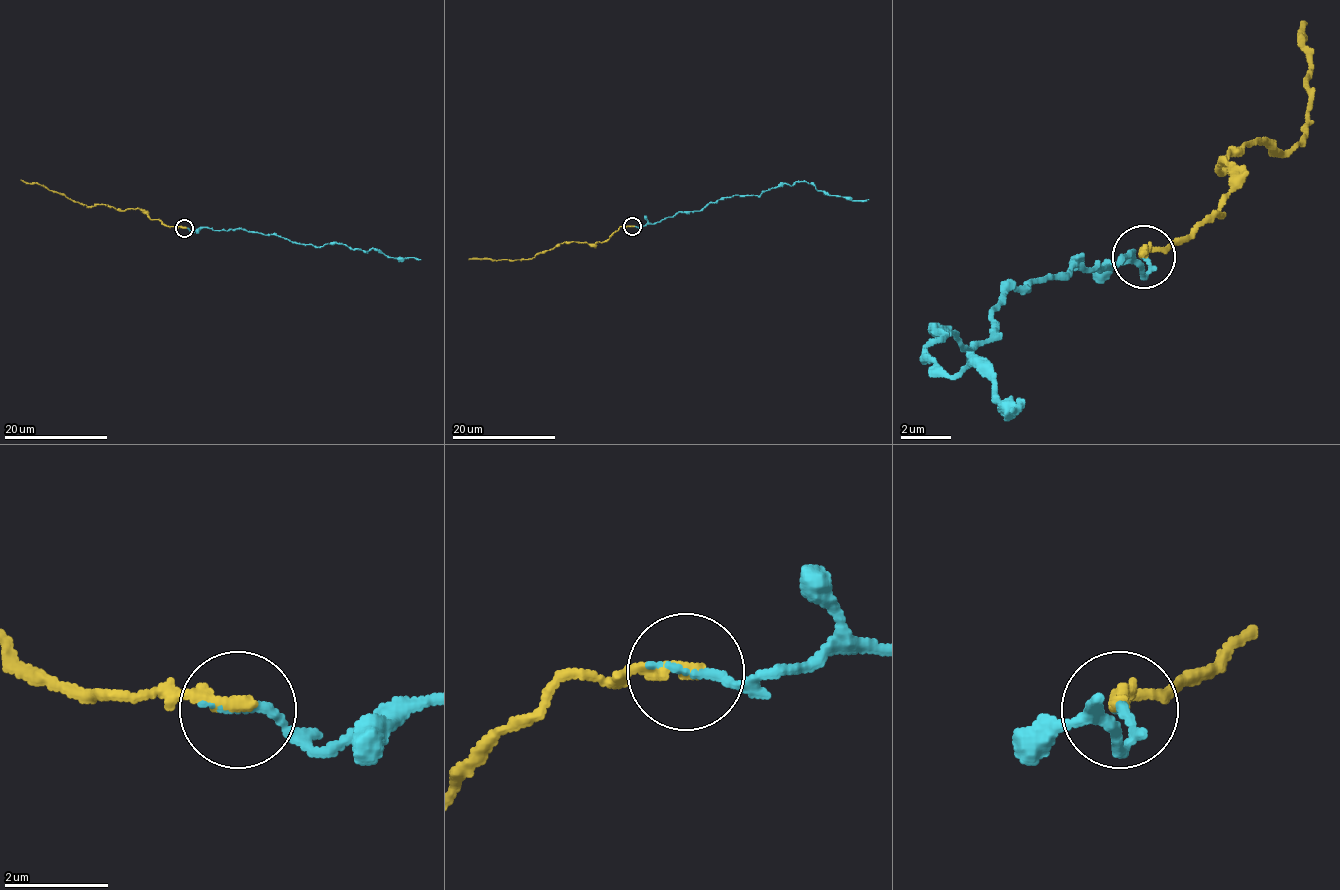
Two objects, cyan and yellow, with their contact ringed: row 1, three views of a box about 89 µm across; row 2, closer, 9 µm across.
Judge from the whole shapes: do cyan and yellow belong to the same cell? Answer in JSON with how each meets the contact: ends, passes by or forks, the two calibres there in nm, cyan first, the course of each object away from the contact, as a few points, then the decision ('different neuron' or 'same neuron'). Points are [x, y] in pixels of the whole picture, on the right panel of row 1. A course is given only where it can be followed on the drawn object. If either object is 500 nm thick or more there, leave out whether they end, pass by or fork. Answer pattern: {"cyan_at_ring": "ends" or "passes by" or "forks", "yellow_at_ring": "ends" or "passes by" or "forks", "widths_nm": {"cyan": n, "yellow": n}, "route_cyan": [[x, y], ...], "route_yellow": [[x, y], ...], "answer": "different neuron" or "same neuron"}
{"cyan_at_ring": "ends", "yellow_at_ring": "ends", "widths_nm": {"cyan": 160, "yellow": 260}, "route_cyan": [[1145, 258], [1013, 290], [975, 346], [937, 328], [924, 359], [968, 359], [1013, 409]], "route_yellow": [[1139, 258], [1183, 246], [1220, 214], [1220, 164], [1246, 145], [1271, 151], [1302, 139], [1302, 19]], "answer": "same neuron"}

